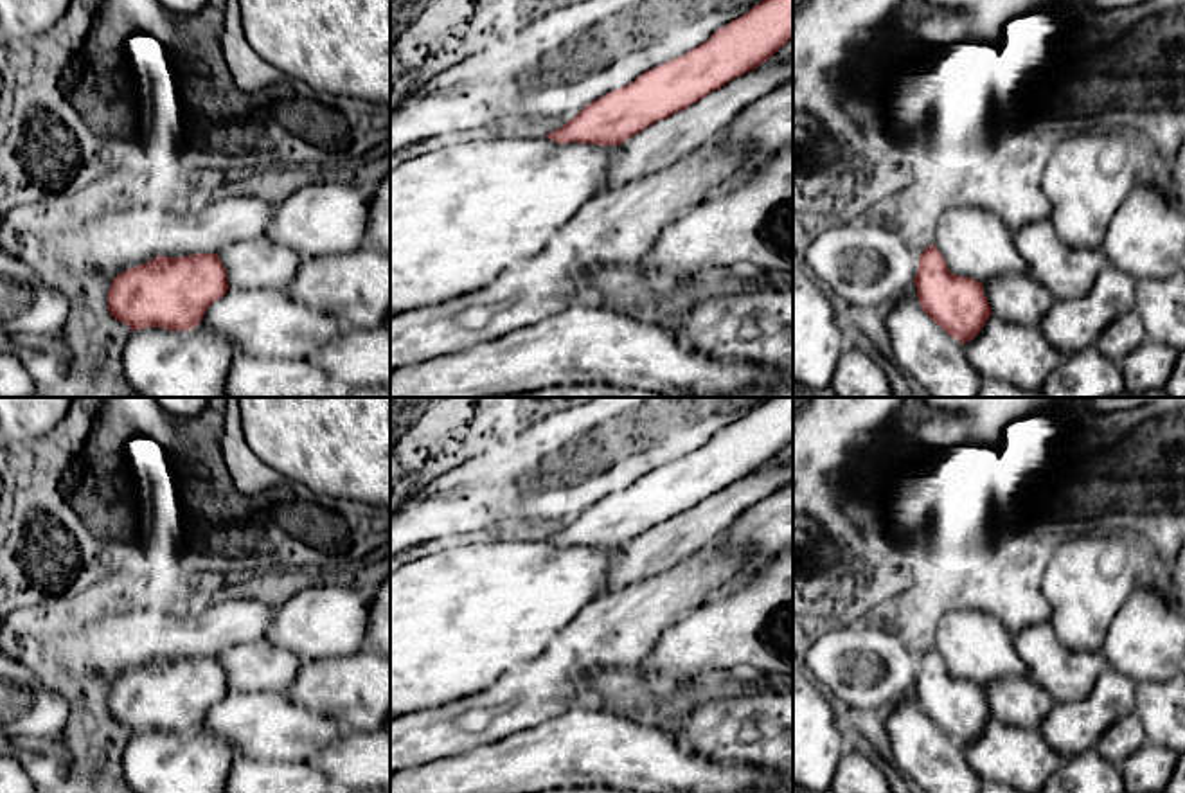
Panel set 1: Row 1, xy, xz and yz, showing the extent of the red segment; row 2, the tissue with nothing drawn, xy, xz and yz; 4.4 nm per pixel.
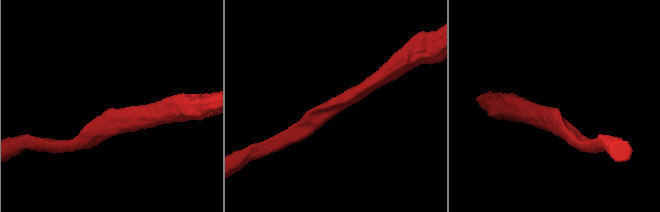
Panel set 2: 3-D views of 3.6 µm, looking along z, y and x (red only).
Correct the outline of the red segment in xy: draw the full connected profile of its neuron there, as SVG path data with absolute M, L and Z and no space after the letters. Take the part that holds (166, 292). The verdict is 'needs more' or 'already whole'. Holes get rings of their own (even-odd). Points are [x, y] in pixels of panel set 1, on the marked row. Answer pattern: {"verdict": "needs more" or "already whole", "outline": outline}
{"verdict": "already whole", "outline": "M218 254L158 255L119 273L108 290L110 316L131 331L189 331L230 290Z"}

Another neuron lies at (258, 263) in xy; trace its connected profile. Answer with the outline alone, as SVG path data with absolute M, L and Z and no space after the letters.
M268 236L230 245L218 255L230 290L288 290L306 259Z

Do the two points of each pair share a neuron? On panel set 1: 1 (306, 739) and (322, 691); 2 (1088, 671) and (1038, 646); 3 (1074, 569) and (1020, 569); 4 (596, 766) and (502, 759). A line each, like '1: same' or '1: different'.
1: different
2: same
3: different
4: same

